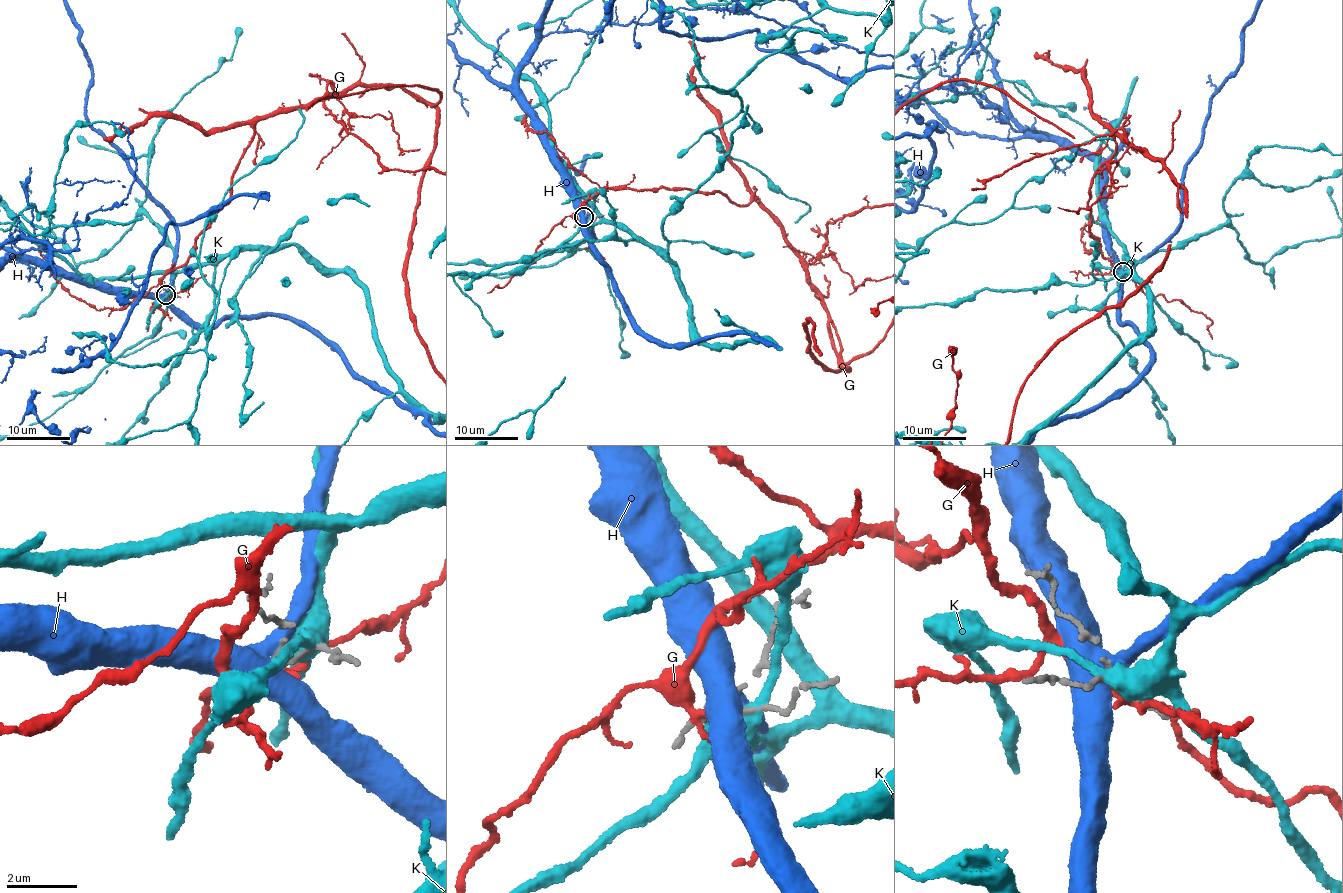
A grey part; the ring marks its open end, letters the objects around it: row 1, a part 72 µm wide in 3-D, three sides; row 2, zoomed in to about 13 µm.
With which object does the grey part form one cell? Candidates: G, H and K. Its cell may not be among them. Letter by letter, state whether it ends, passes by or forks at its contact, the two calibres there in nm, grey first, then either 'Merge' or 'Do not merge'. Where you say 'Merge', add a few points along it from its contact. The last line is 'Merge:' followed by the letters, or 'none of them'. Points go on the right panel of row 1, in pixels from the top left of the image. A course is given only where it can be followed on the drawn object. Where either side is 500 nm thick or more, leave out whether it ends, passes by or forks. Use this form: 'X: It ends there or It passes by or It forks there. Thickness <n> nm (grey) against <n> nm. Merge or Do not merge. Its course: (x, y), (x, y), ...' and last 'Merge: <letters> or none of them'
G: It passes by. Thickness 240 nm (grey) against 280 nm. Do not merge
H: It passes by. Thickness 180 nm (grey) against 480 nm. Merge
K: Thickness 190 nm (grey) against 550 nm. Do not merge
Merge: H

